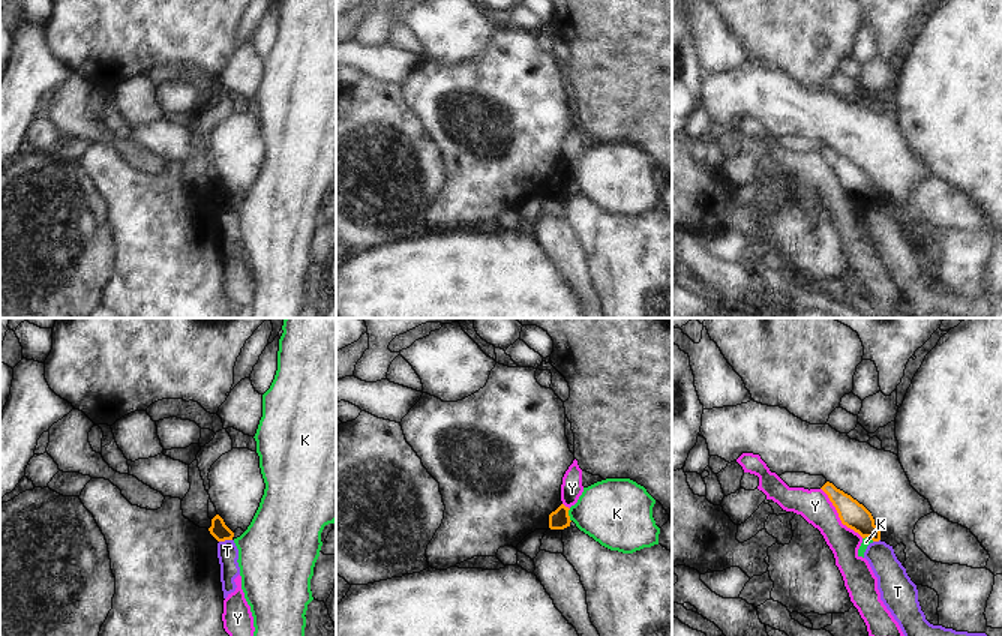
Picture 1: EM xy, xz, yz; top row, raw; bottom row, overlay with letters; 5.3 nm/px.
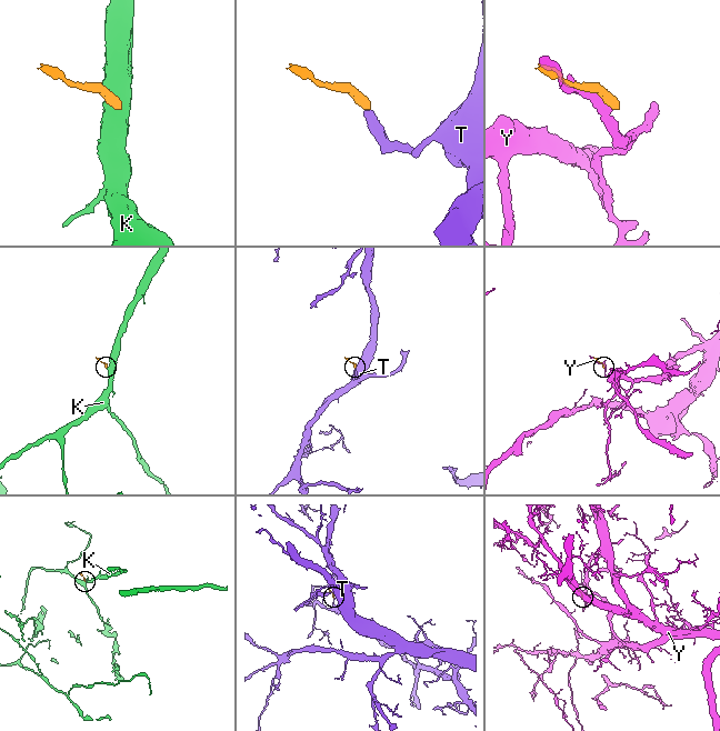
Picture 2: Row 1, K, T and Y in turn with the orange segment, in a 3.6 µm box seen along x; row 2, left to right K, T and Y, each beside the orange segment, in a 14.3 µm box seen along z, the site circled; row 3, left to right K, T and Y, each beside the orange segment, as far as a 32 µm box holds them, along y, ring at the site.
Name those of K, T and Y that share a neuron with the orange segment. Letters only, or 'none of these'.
none of these.

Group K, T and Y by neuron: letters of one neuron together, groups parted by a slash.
K / T / Y

